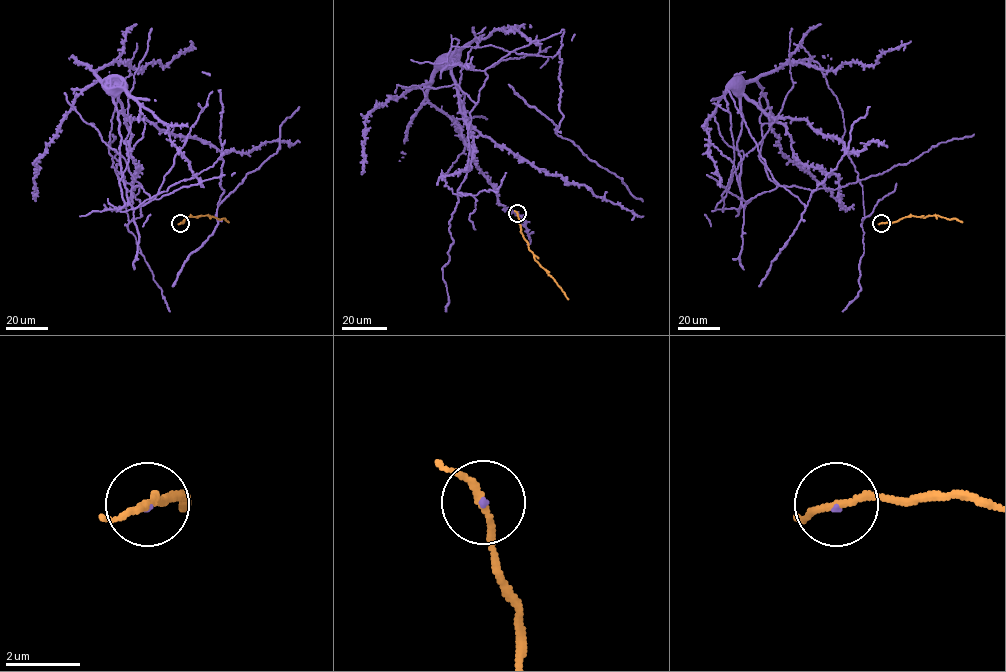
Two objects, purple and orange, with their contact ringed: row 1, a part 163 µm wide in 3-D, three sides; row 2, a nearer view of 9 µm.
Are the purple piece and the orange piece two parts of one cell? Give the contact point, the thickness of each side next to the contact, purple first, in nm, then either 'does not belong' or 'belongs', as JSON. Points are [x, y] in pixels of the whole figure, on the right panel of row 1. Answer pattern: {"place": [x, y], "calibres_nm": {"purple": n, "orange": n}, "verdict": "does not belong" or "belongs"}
{"place": [881, 223], "calibres_nm": {"purple": 50, "orange": 180}, "verdict": "belongs"}

